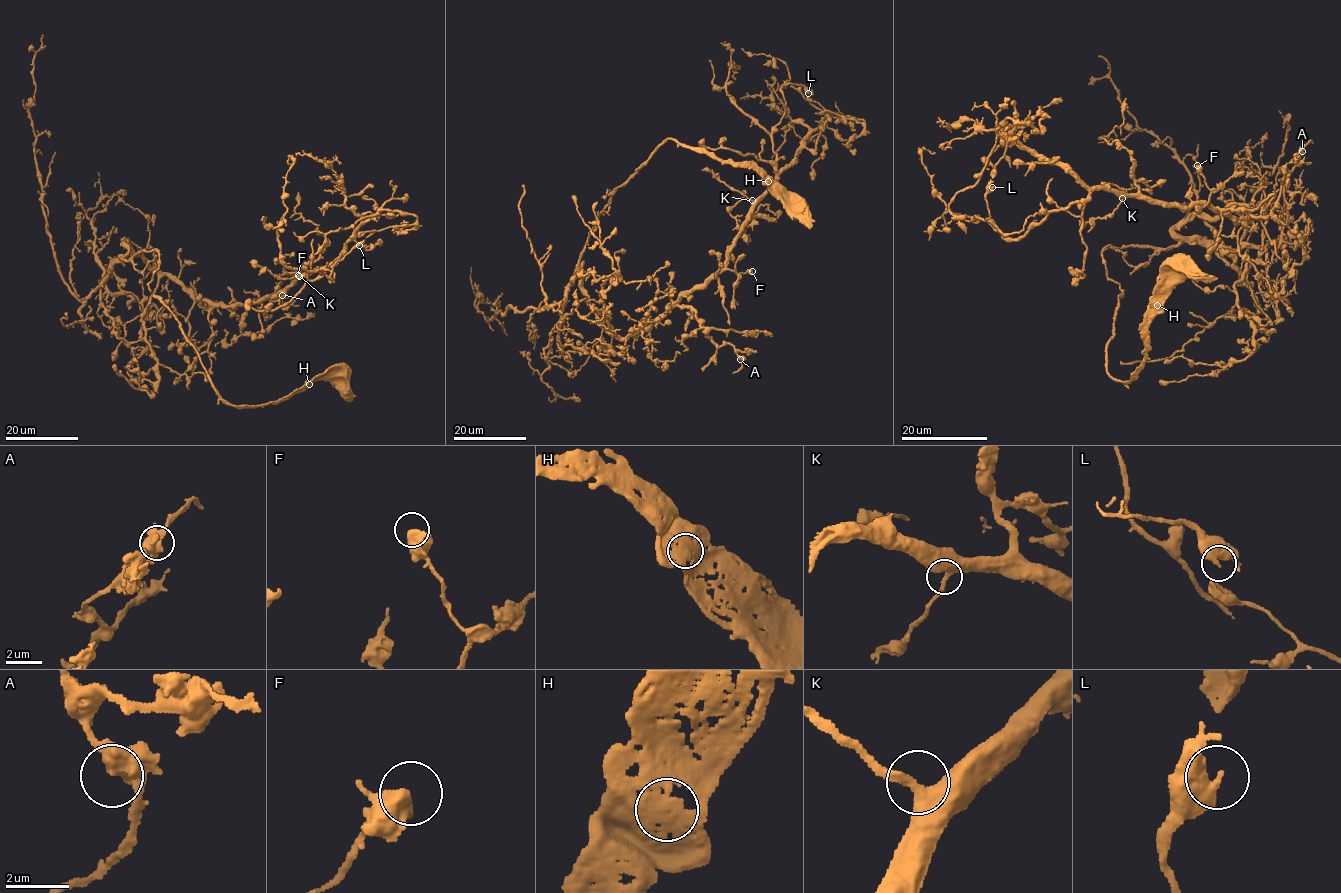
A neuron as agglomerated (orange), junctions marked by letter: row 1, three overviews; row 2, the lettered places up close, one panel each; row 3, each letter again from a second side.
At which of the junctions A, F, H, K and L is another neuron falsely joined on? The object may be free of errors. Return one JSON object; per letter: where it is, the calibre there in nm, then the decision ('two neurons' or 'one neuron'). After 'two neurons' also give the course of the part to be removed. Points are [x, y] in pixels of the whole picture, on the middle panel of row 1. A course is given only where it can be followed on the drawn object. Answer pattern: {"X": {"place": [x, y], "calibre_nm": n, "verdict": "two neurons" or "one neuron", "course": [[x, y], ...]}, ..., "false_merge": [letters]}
{"A": {"place": [740, 359], "calibre_nm": 440, "verdict": "one neuron"}, "F": {"place": [752, 271], "calibre_nm": 650, "verdict": "one neuron"}, "H": {"place": [768, 181], "calibre_nm": 500, "verdict": "one neuron"}, "K": {"place": [752, 200], "calibre_nm": 400, "verdict": "one neuron"}, "L": {"place": [808, 93], "calibre_nm": 440, "verdict": "one neuron"}, "false_merge": []}

